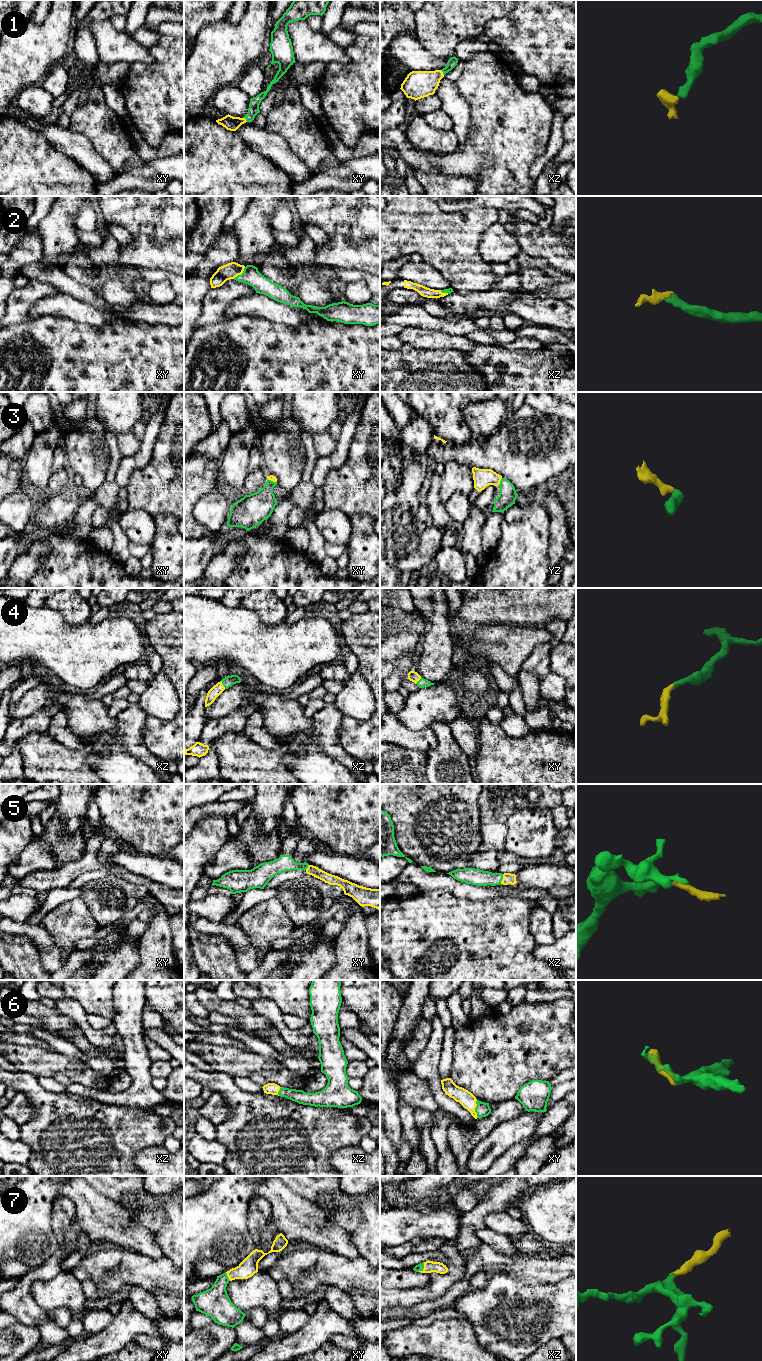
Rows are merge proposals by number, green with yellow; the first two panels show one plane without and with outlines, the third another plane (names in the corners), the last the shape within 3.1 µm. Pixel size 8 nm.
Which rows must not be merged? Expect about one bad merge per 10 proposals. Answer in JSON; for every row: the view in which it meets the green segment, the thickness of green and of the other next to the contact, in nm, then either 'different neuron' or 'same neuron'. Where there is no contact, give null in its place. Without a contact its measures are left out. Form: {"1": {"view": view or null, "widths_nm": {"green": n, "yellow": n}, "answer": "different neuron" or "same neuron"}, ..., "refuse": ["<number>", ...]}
{"1": {"view": "xz", "widths_nm": {"green": 80, "yellow": 220}, "answer": "same neuron"}, "2": {"view": "xy", "widths_nm": {"green": 140, "yellow": 130}, "answer": "same neuron"}, "3": {"view": "yz", "widths_nm": {"green": 140, "yellow": 150}, "answer": "same neuron"}, "4": {"view": "xz", "widths_nm": {"green": 90, "yellow": 90}, "answer": "same neuron"}, "5": {"view": "xz", "widths_nm": {"green": 130, "yellow": 90}, "answer": "same neuron"}, "6": {"view": "xy", "widths_nm": {"green": 120, "yellow": 120}, "answer": "same neuron"}, "7": {"view": "xz", "widths_nm": {"green": 60, "yellow": 100}, "answer": "same neuron"}, "refuse": []}

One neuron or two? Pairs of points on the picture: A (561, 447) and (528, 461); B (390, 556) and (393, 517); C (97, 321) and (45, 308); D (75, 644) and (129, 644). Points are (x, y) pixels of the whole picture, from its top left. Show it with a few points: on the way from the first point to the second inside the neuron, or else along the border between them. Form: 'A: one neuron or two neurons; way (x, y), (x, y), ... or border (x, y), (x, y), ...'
A: one neuron; way (553, 447), (542, 447), (536, 453)
B: one neuron; way (390, 546), (392, 527)
C: one neuron; way (84, 313), (71, 308), (58, 308)
D: one neuron; way (88, 644), (110, 644), (116, 642)

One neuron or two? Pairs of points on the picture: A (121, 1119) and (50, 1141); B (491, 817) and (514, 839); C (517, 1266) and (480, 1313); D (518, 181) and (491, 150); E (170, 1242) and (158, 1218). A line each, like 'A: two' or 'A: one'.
A: one
B: two
C: two
D: one
E: two

